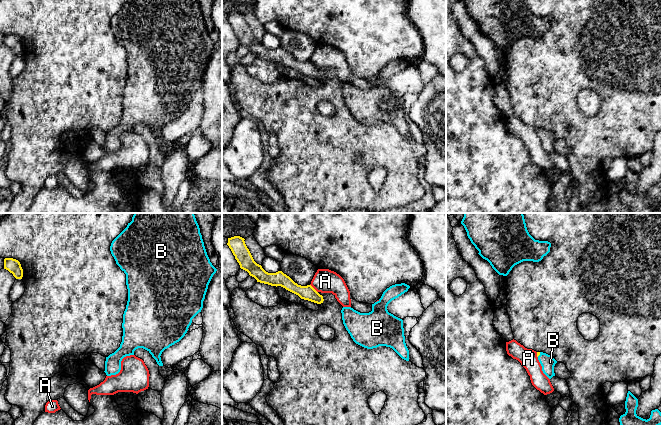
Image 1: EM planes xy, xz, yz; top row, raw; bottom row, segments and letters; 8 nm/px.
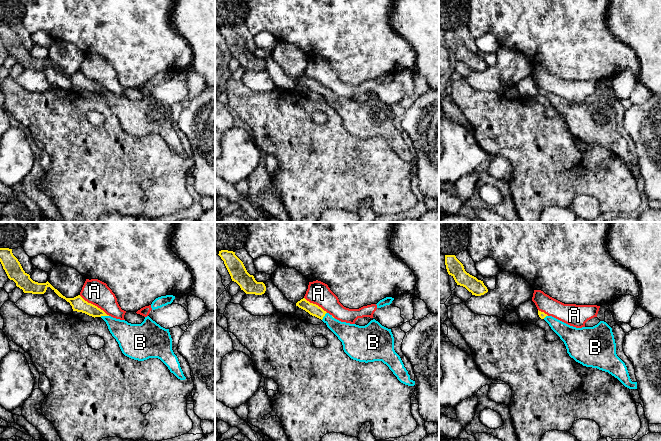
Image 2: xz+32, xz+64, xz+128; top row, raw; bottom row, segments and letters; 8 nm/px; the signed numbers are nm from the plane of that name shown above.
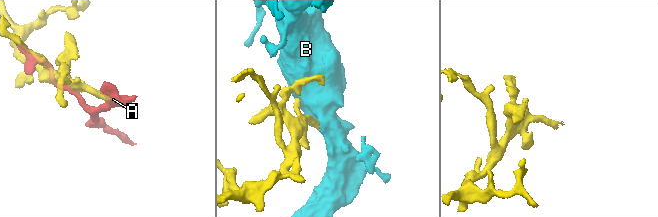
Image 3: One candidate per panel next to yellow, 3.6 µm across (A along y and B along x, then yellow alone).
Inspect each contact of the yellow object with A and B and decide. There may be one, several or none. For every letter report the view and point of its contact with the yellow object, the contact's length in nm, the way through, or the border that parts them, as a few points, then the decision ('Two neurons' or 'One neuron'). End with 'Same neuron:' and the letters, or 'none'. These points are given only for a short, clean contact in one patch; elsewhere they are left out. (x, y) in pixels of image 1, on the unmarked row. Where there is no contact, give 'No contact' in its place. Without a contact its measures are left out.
A: Touches yellow at xz (313, 64). Shared border 90 nm. Two neurons
B: Touches yellow at yz (539, 130). Shared border 50 nm. Path across: yz (538, 129), (539, 130), (547, 138). One neuron
Same neuron: B

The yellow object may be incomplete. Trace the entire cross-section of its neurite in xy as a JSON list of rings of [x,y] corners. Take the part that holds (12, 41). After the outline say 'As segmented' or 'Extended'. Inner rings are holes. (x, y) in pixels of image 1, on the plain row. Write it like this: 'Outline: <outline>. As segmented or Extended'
Outline: [[[13,34],[4,35],[4,45],[8,46],[16,55],[22,55],[23,45],[18,36]]]. As segmented

